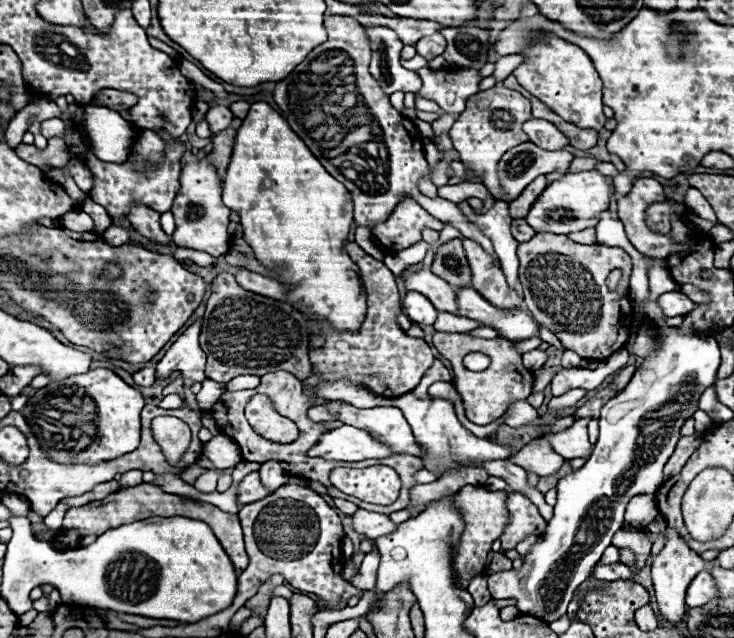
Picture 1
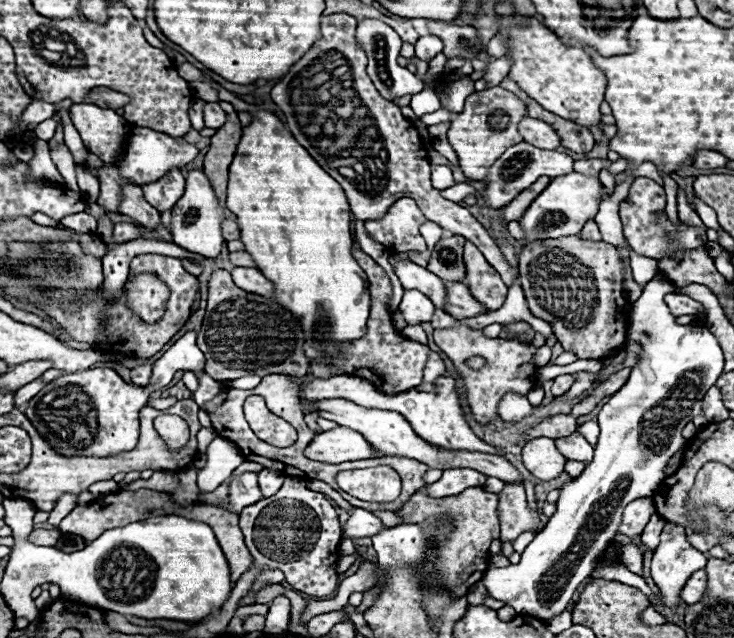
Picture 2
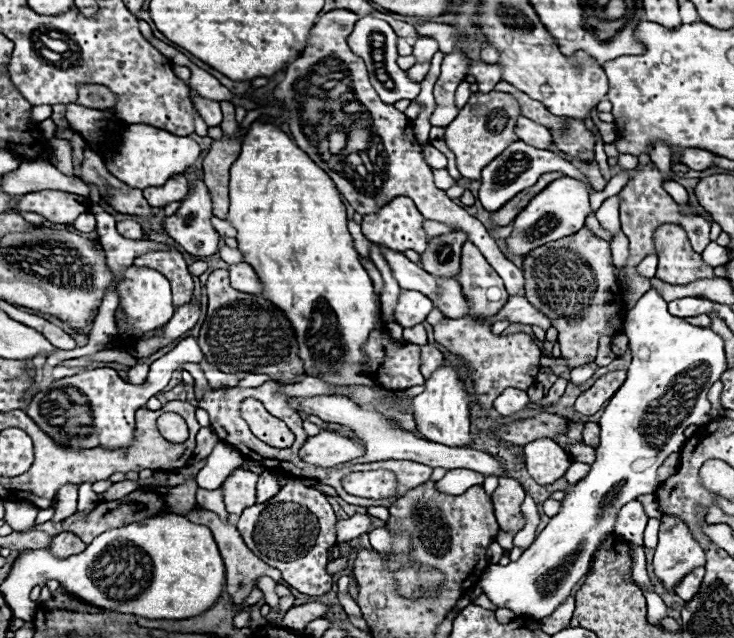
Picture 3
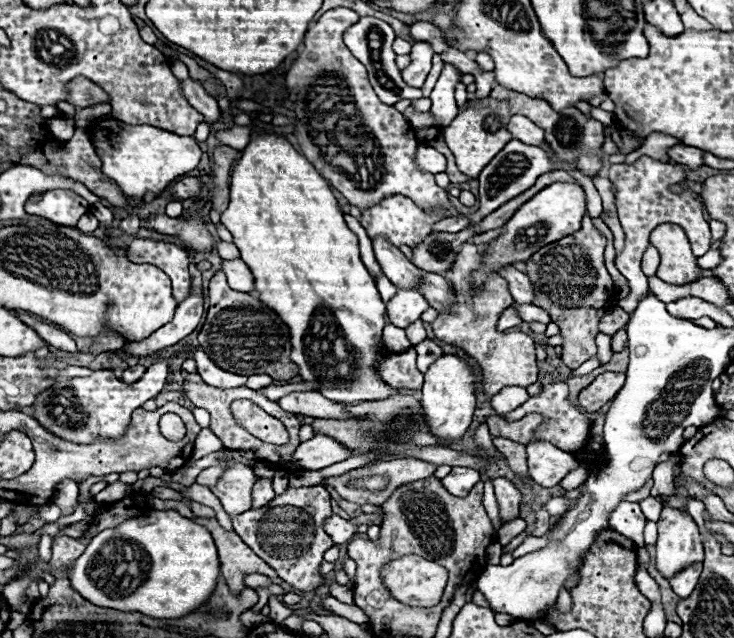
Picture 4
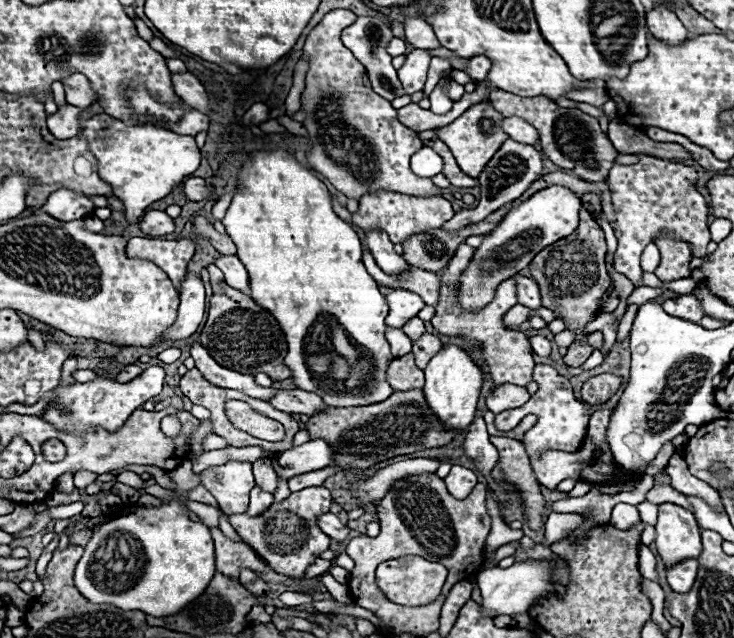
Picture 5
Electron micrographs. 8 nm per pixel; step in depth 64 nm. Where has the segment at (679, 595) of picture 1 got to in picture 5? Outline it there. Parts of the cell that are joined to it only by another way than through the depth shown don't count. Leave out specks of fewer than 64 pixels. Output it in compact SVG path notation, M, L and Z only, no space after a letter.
M670 502L660 504L654 542L658 546L658 556L666 568L688 558L698 558L702 542L694 514Z

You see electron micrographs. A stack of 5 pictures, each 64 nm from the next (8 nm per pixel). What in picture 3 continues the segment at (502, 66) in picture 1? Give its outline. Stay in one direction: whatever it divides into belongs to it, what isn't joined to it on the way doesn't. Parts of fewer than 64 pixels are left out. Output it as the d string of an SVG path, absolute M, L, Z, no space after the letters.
M472 62L470 74L476 76L480 84L480 92L492 90L502 80L502 66L500 64L484 64L484 62Z

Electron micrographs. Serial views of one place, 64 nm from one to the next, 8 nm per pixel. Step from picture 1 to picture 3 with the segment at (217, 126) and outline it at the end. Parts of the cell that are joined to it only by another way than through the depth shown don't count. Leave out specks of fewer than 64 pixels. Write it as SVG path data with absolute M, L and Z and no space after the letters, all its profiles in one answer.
M192 90L192 94L190 94L190 98L192 98L194 106L198 108L200 116L204 118L204 122L206 122L208 126L220 126L220 122L222 122L222 110L220 110L220 104L218 104L218 102L200 98L194 90Z

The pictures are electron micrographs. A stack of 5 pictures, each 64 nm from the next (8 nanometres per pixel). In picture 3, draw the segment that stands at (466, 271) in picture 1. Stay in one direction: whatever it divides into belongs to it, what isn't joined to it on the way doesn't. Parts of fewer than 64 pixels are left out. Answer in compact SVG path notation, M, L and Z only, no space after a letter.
M450 232L430 240L422 254L422 268L434 276L454 278L460 272L460 250L466 240L464 232Z

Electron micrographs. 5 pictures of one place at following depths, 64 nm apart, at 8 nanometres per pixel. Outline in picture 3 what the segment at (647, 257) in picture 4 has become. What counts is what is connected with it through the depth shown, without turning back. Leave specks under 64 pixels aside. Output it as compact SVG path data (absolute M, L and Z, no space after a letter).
M648 254L648 256L636 264L636 272L642 278L648 278L650 280L656 274L656 264L658 264L658 256L656 254Z

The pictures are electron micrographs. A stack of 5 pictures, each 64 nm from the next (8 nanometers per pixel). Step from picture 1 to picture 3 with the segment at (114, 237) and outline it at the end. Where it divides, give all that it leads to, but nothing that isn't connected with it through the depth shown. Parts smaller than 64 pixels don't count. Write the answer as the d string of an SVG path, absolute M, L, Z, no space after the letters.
M124 220L124 222L118 222L118 234L120 236L124 236L124 238L130 238L130 240L140 240L142 236L144 236L144 232L142 232L142 228L140 228L140 224L138 222L134 222L134 220Z

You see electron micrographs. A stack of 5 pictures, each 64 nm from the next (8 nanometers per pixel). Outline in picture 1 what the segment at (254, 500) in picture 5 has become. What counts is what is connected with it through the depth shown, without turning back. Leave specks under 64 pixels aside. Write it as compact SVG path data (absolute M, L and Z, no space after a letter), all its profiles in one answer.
M276 460L264 462L258 472L260 472L262 484L264 484L270 492L274 492L274 490L280 488L282 484L286 484L288 478L290 478L290 474L288 474L288 472L280 466L280 462L276 462Z

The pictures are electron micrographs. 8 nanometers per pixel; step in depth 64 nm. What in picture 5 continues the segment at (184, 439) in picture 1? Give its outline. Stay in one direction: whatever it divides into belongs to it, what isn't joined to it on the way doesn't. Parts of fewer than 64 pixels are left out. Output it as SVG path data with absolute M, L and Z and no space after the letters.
M166 416L166 418L162 420L162 430L164 430L164 434L168 434L170 438L176 436L176 434L180 434L180 430L182 430L180 420L178 420L176 416Z

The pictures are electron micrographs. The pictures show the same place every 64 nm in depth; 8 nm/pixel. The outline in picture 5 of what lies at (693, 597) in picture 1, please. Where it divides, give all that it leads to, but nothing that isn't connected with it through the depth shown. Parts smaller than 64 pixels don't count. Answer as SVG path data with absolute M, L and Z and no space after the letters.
M684 560L684 562L668 568L666 574L668 574L668 584L672 586L672 590L678 594L686 594L696 580L698 566L700 566L698 560Z

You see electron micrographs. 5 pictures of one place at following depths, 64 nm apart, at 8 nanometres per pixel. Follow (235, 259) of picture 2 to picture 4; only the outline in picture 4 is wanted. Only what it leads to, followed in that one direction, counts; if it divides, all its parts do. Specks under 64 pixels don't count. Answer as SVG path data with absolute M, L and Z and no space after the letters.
M216 240L215 248L224 260L234 260L240 257L239 250L234 243L225 242L223 240Z

